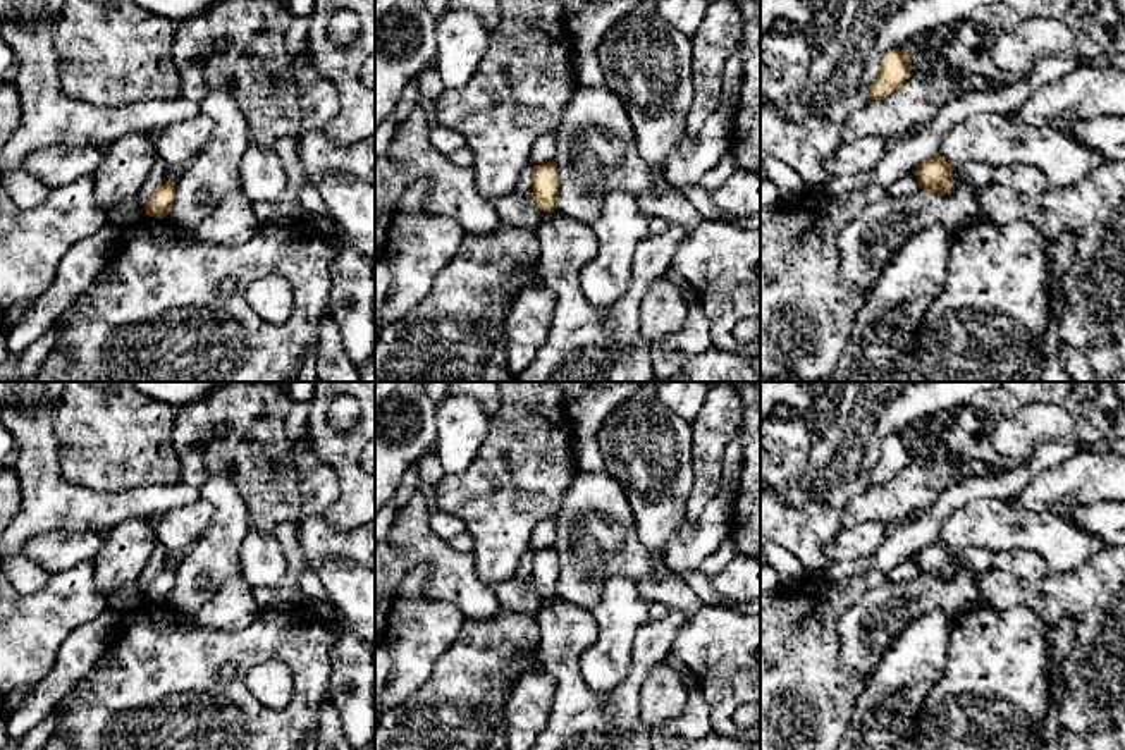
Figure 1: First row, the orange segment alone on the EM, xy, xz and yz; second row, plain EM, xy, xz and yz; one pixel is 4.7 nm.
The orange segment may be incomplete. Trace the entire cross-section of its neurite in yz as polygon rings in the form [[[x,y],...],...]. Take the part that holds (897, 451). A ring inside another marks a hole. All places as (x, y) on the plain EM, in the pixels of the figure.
[[[889,435],[881,449],[881,458],[870,471],[870,485],[893,480],[912,459],[912,444],[907,435]]]

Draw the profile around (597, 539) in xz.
[[[578,470],[556,518],[561,569],[554,597],[592,612],[607,578],[650,573],[630,501],[606,470]]]

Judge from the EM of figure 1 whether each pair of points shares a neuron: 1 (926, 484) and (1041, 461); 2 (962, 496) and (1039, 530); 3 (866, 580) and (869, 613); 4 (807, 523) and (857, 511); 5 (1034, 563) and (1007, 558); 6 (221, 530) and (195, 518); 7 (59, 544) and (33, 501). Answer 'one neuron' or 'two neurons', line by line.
1: two neurons
2: two neurons
3: two neurons
4: two neurons
5: one neuron
6: two neurons
7: two neurons

